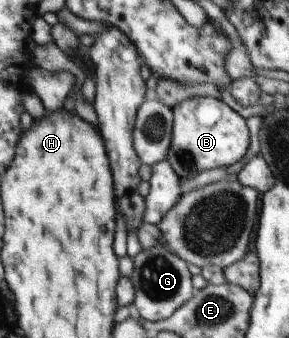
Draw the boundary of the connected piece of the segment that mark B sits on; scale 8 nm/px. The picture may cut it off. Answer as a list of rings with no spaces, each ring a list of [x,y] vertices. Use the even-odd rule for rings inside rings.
[[[191,97],[172,107],[172,111],[172,140],[166,158],[181,179],[193,178],[215,167],[229,167],[247,153],[250,143],[247,121],[223,100]]]

